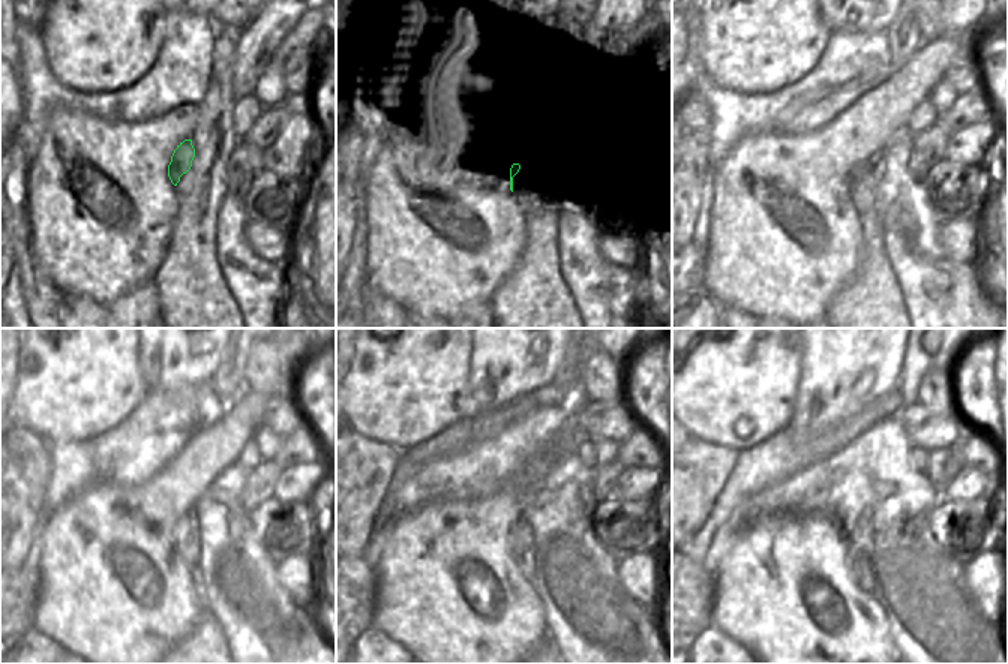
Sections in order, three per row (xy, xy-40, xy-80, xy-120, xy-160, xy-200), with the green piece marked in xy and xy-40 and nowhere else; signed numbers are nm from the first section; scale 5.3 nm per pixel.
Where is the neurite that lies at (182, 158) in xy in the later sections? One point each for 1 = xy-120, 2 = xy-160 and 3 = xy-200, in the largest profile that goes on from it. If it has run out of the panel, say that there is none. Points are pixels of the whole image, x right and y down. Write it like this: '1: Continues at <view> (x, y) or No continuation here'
1: Continues at xy-120 (186, 540)
2: Continues at xy-160 (521, 544)
3: Continues at xy-200 (857, 565).

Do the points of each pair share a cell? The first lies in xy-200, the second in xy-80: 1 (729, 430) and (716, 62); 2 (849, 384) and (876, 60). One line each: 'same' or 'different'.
1: same
2: different

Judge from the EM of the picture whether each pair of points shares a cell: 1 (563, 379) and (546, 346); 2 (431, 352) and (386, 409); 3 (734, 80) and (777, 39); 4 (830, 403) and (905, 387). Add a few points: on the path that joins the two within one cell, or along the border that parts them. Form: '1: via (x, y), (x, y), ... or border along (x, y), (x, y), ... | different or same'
1: border along (567, 343), (561, 364), (549, 382) | different
2: via (417, 366), (408, 375), (408, 382), (395, 396) | same
3: via (744, 69), (767, 47) | same
4: border along (905, 352), (900, 379), (896, 387) | different

